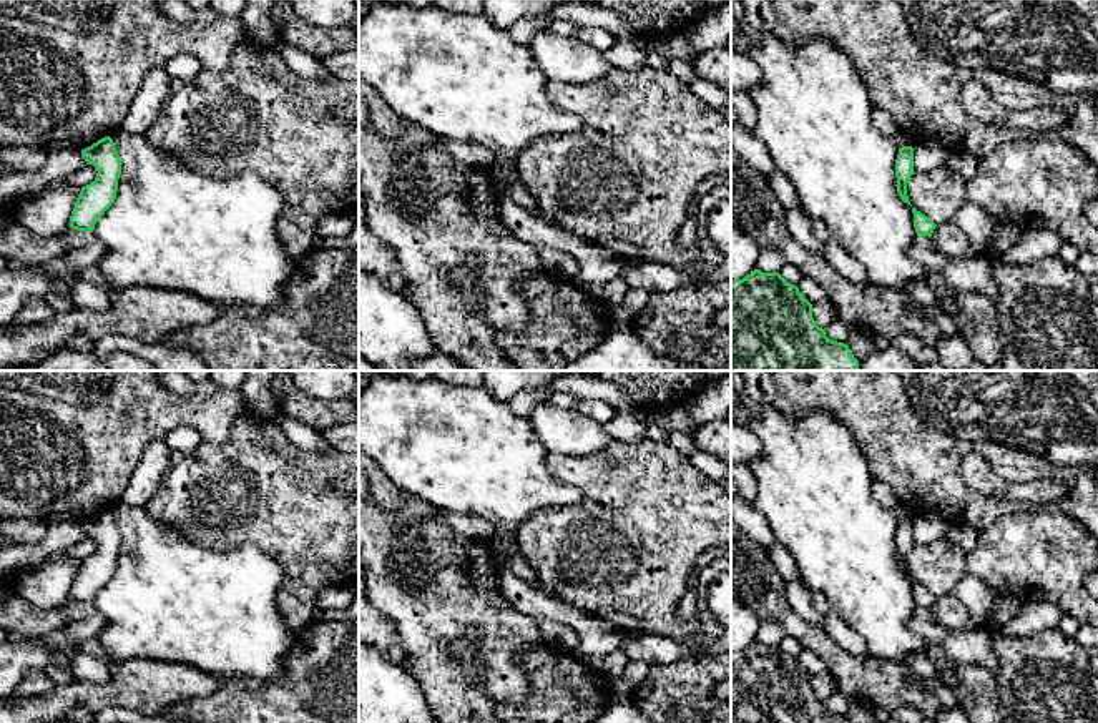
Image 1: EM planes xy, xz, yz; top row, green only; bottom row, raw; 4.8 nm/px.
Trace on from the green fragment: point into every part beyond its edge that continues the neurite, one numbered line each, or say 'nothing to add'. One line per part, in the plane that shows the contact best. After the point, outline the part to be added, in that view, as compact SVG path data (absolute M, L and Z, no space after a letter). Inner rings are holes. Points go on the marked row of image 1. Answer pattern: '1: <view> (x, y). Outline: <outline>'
nothing to add

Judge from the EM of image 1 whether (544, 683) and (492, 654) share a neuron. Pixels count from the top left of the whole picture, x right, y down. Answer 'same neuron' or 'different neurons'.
different neurons

